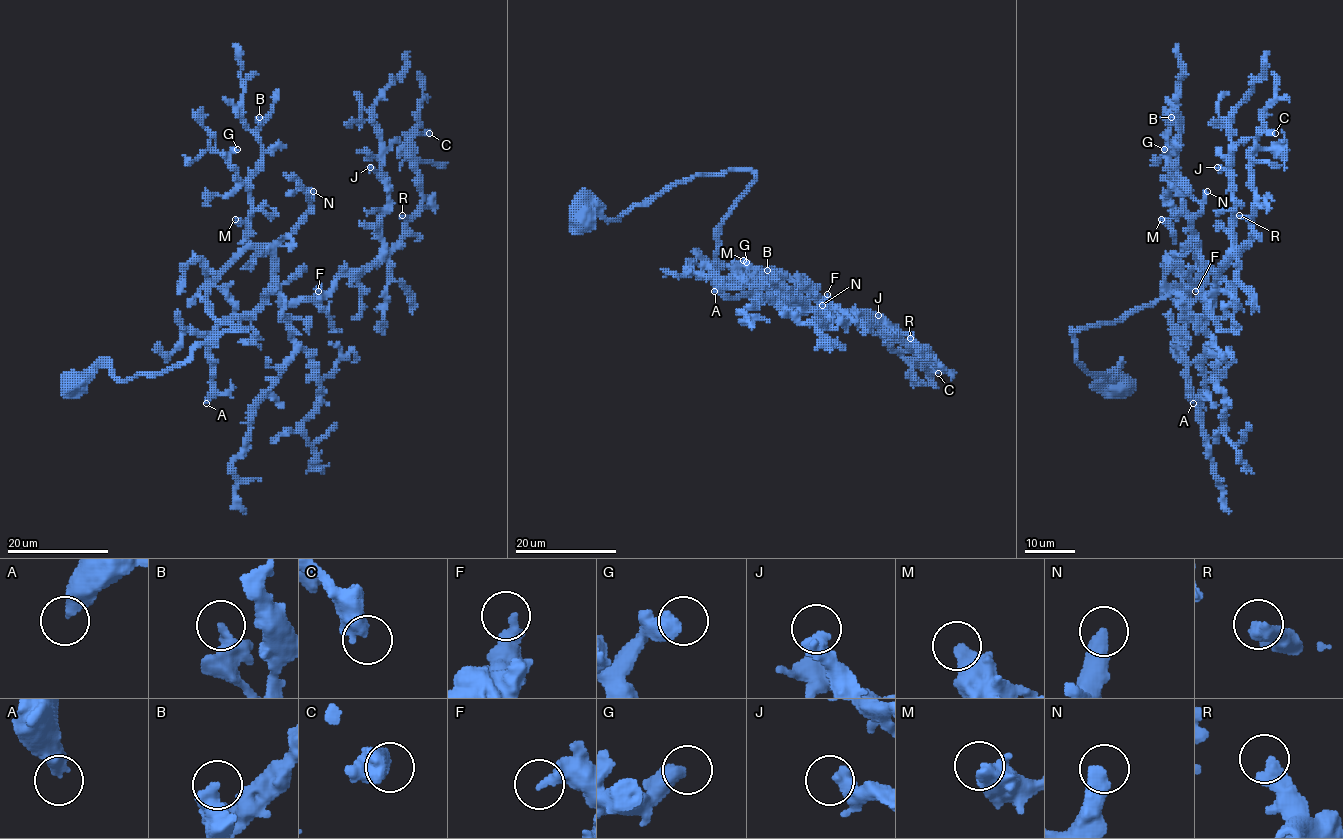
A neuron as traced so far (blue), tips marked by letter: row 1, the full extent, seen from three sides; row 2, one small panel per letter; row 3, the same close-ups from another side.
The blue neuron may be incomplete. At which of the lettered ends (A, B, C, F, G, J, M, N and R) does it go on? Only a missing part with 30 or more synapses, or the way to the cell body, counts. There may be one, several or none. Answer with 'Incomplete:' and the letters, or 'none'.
Incomplete: A, N

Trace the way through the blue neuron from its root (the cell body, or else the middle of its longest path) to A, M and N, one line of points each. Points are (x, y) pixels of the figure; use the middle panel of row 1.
A: (581, 213), (616, 219), (695, 175), (750, 170), (716, 258), (719, 279), (742, 282), (714, 291)
M: (581, 213), (616, 219), (695, 175), (750, 170), (718, 231), (728, 297), (760, 281), (743, 260)
N: (581, 213), (616, 219), (695, 175), (750, 170), (718, 231), (716, 285), (822, 305)

